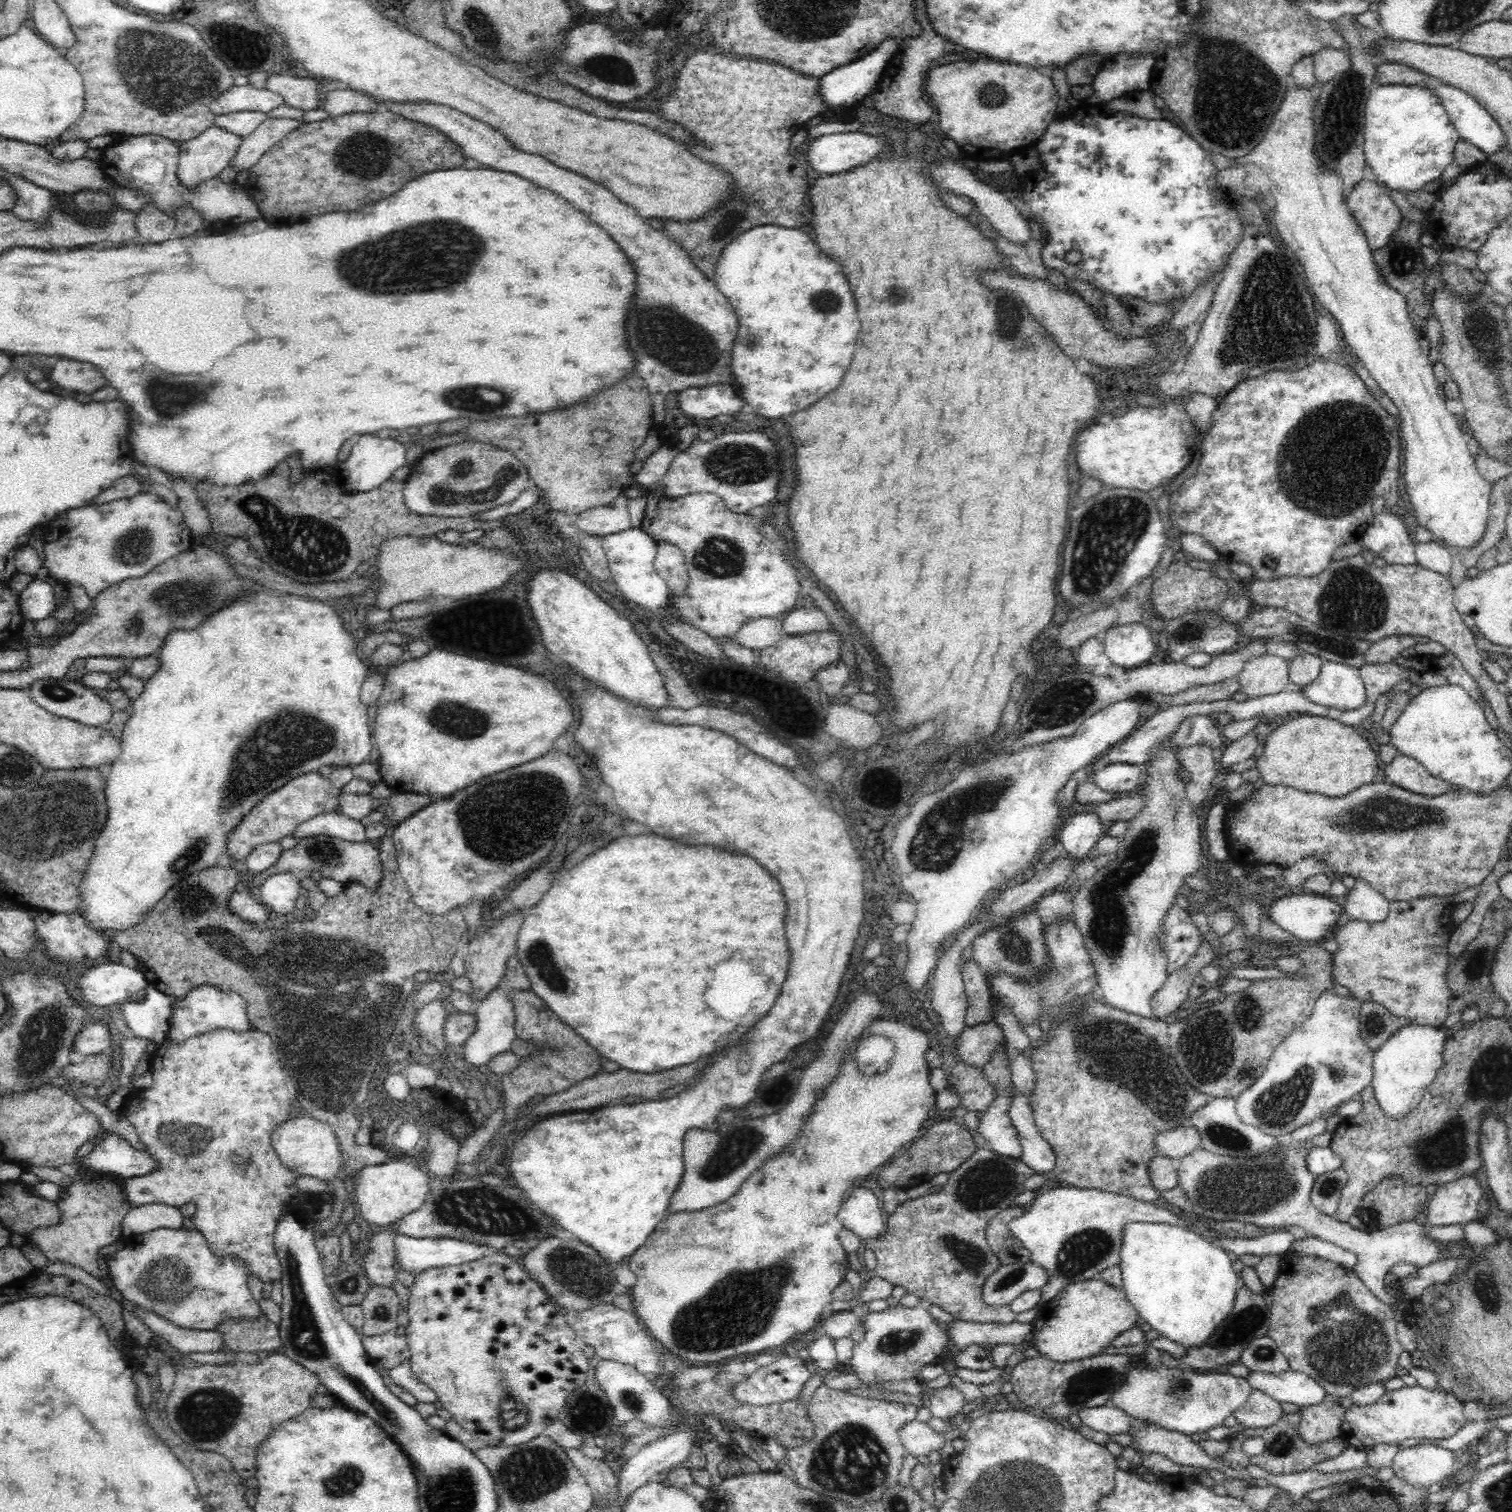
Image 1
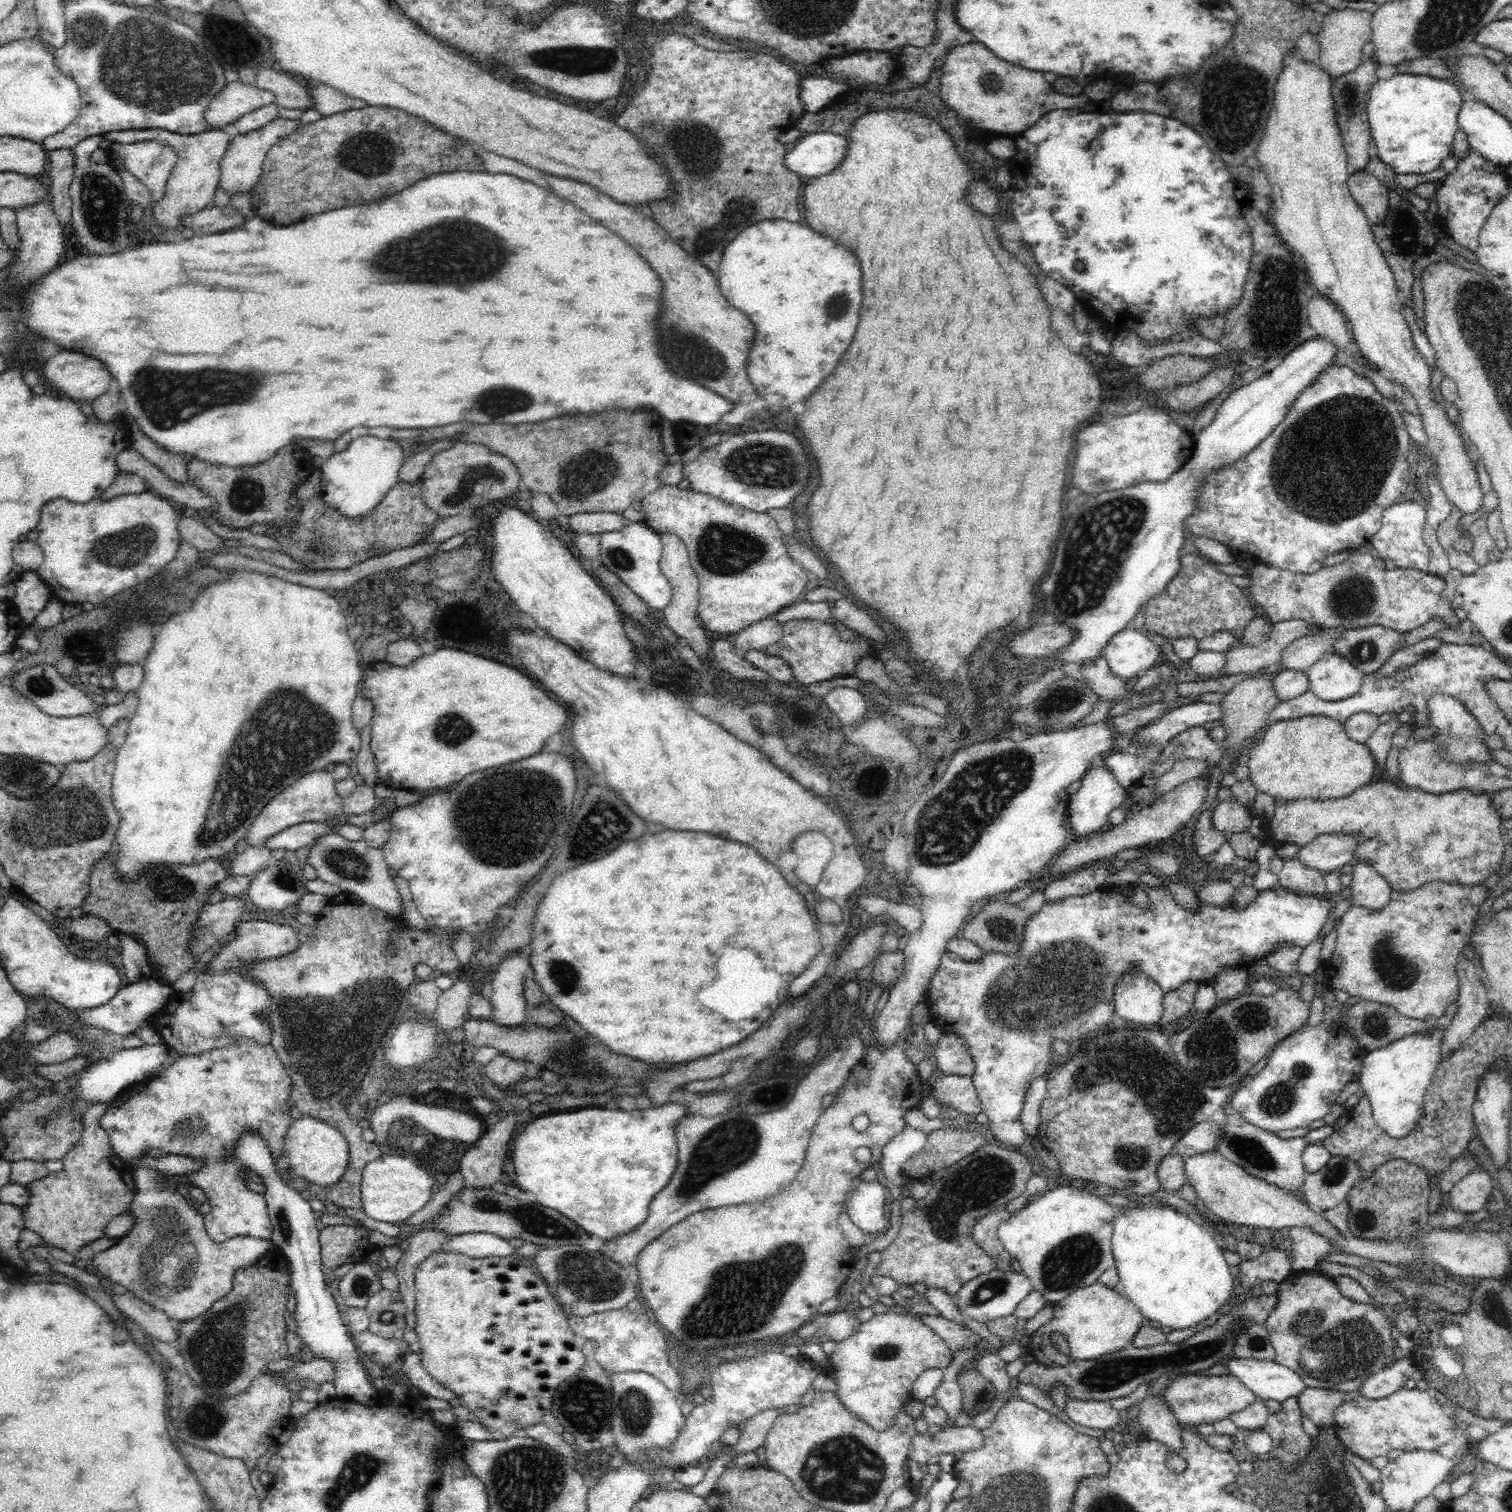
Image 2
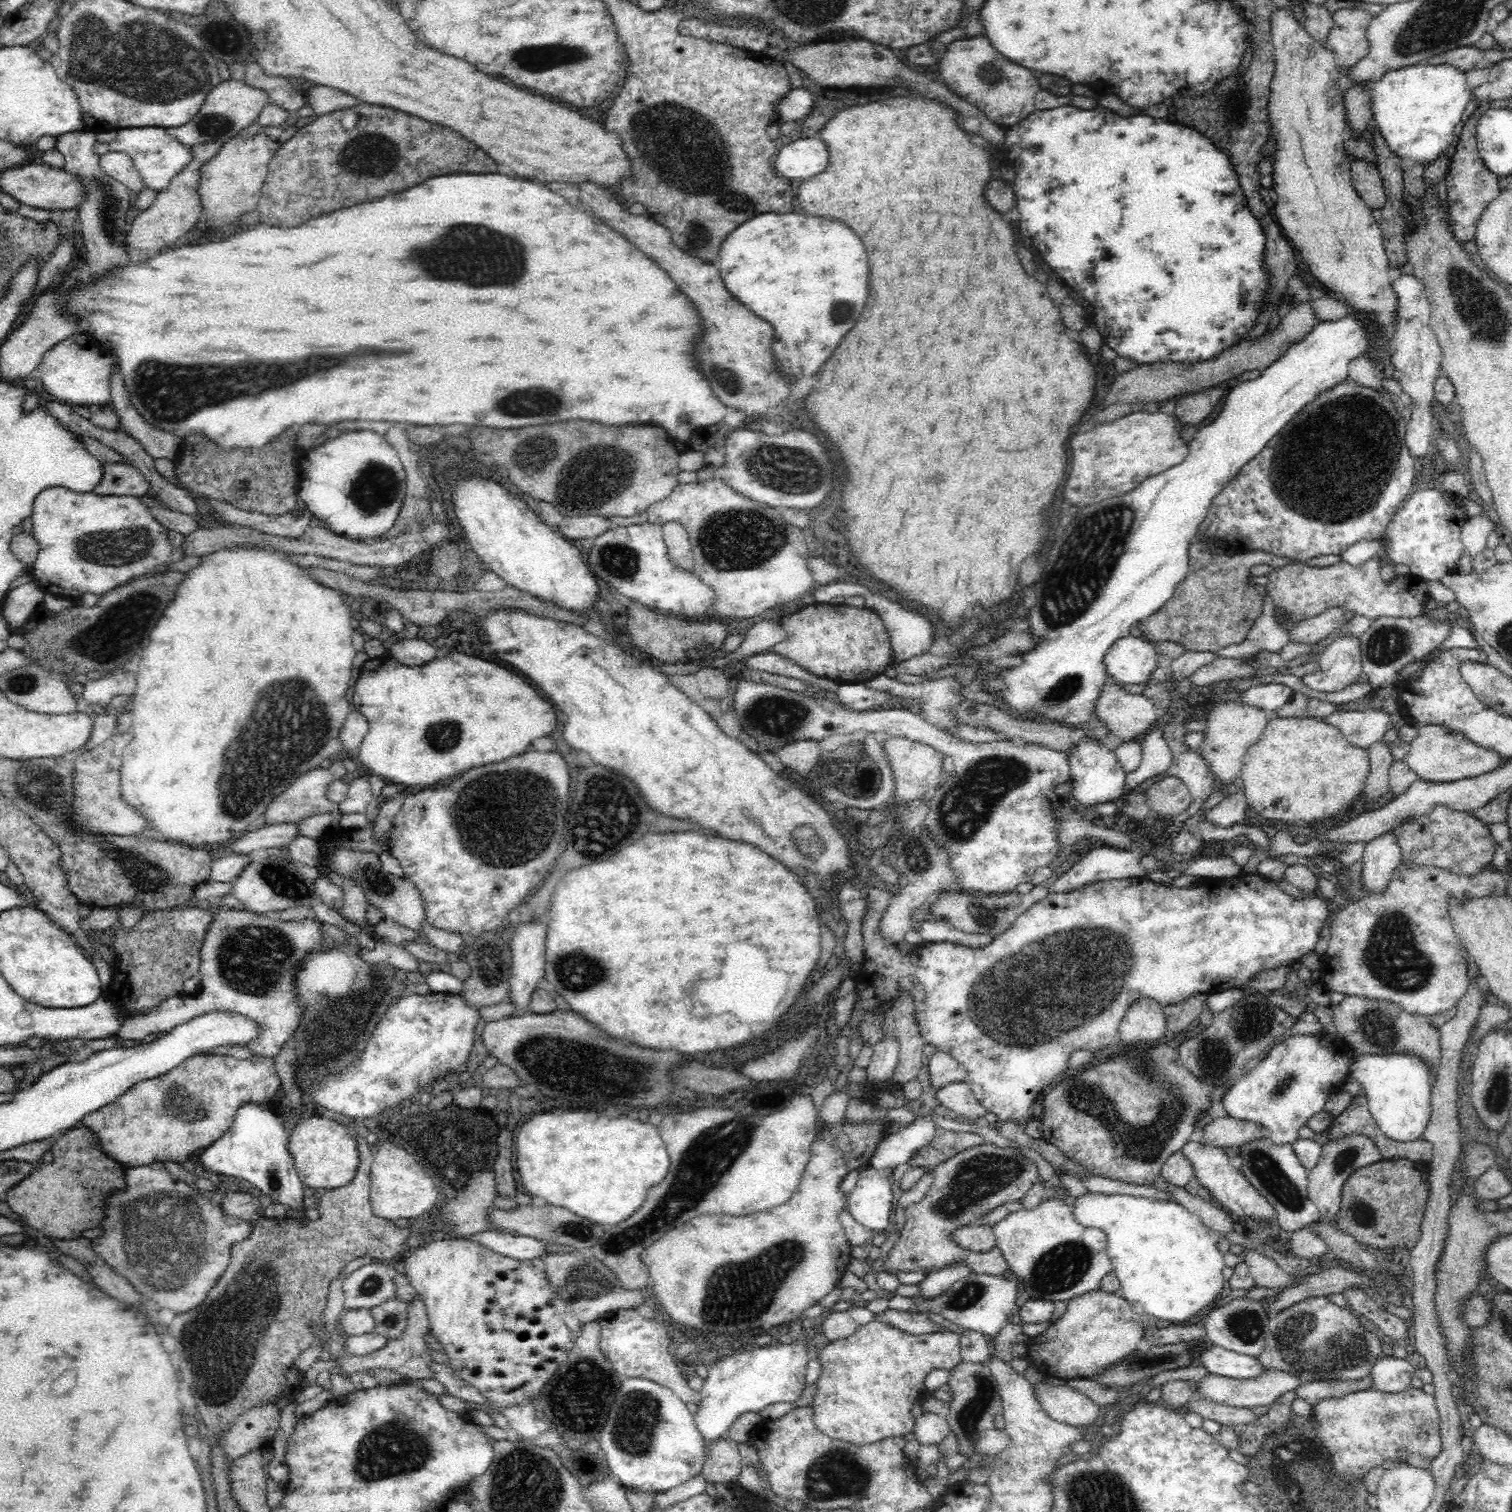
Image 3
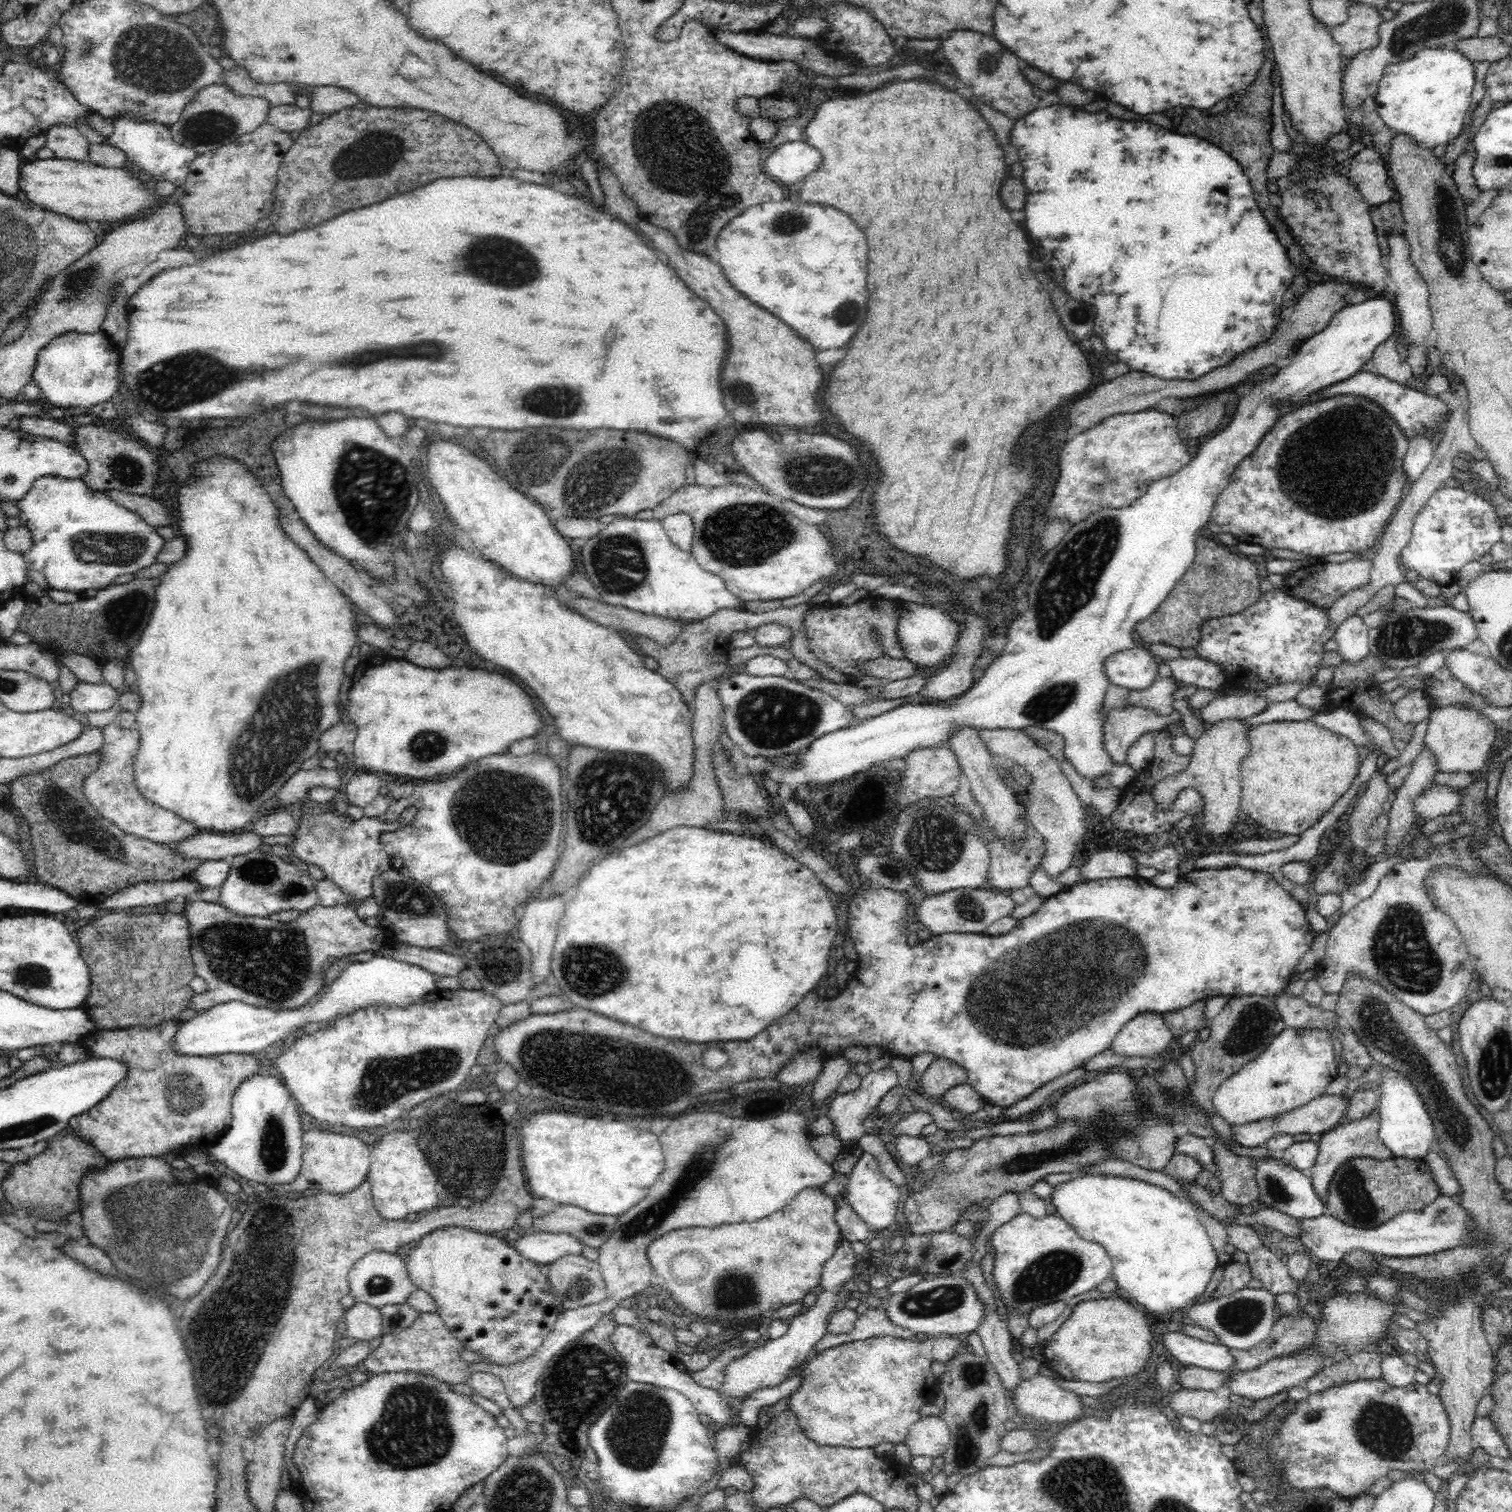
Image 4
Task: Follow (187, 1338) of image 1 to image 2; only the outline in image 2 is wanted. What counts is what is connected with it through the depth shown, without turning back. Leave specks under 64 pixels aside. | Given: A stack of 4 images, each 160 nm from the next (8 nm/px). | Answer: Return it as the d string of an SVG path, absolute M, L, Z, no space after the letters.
M109 1290L109 1293L114 1305L136 1324L140 1324L147 1336L159 1339L162 1342L176 1340L175 1327L172 1326L173 1321L166 1316L164 1311L158 1310L151 1304L140 1300L128 1290L122 1292L122 1294L111 1290Z

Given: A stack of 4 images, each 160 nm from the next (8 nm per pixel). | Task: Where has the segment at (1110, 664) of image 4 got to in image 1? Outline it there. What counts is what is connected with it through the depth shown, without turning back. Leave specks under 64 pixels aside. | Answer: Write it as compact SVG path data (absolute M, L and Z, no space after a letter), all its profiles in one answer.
M1142 621L1110 627L1103 645L1112 664L1130 671L1150 664L1150 658L1156 652L1156 643L1156 635Z

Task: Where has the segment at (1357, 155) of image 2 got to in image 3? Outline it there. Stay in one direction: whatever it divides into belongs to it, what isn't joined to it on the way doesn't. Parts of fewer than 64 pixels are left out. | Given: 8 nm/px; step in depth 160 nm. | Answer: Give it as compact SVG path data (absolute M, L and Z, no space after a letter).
M1352 85L1344 95L1347 122L1350 122L1350 128L1354 128L1353 138L1360 138L1362 136L1360 132L1366 130L1369 121L1373 120L1373 113L1366 106L1368 96L1364 92L1366 92L1364 85Z

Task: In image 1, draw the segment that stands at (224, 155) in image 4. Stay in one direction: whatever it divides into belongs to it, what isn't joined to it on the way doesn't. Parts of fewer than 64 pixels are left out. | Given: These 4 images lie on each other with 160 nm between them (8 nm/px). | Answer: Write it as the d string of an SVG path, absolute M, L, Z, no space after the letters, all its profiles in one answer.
M268 118L256 130L240 140L235 156L231 158L229 166L236 174L245 172L248 176L251 168L287 134L296 130L302 120L290 118Z

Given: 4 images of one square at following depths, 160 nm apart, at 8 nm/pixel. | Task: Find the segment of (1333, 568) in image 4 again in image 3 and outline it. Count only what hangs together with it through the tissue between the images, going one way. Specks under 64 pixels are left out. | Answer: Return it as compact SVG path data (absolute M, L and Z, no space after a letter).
M1382 558L1370 559L1356 567L1342 560L1325 567L1289 563L1274 569L1269 574L1266 588L1276 606L1276 612L1290 621L1312 618L1336 606L1343 606L1344 610L1350 610L1373 621L1383 616L1392 618L1420 616L1425 612L1424 600L1429 596L1426 581L1412 575L1412 578L1406 576L1386 584L1379 575L1381 561Z

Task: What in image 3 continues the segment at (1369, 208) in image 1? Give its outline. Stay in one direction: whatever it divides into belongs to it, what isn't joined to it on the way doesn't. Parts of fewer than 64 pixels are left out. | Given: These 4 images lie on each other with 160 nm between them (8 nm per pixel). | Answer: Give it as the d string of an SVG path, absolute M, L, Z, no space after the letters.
M1358 159L1351 162L1351 181L1362 201L1374 211L1381 209L1387 202L1383 176L1376 162Z

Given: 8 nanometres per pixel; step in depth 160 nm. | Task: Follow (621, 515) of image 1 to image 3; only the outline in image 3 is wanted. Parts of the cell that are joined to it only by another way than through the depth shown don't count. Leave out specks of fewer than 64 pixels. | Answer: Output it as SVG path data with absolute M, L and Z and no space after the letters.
M564 517L557 532L568 540L584 538L594 540L610 528L610 519L606 517Z

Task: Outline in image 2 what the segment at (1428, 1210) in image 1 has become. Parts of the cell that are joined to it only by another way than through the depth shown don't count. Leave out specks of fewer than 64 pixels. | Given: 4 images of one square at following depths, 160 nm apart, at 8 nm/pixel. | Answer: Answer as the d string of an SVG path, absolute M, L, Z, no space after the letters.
M1478 1166L1455 1184L1448 1194L1448 1202L1454 1210L1478 1212L1486 1206L1495 1186L1486 1168Z

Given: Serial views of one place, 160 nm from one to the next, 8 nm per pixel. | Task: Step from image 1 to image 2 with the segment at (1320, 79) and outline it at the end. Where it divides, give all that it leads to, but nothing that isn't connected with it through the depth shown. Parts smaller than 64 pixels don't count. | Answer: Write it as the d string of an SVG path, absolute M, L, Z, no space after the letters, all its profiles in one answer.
M1335 9L1324 17L1322 26L1317 34L1320 41L1319 65L1327 70L1330 76L1342 76L1353 71L1362 62L1362 48L1370 42L1370 22L1373 14L1357 9Z

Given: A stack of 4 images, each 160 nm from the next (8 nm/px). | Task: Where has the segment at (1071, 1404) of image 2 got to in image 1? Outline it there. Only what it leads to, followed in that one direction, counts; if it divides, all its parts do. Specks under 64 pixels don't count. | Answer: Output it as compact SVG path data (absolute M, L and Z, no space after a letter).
M1111 1404L1085 1408L1077 1414L1084 1426L1106 1435L1126 1433L1135 1428L1128 1414Z

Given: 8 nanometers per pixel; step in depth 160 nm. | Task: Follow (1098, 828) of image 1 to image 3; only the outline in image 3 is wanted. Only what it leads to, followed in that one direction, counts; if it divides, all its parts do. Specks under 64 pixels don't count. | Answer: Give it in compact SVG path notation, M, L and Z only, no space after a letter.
M1082 736L1068 750L1070 750L1070 778L1072 780L1073 798L1080 806L1092 810L1096 804L1113 802L1122 794L1127 772L1117 759L1115 751L1108 749L1106 745L1101 743L1101 740L1089 736Z

